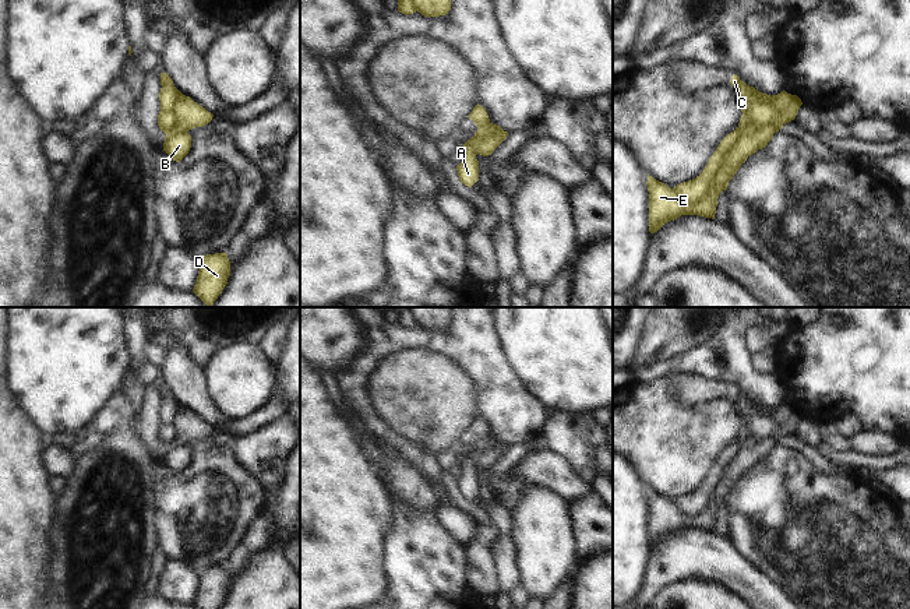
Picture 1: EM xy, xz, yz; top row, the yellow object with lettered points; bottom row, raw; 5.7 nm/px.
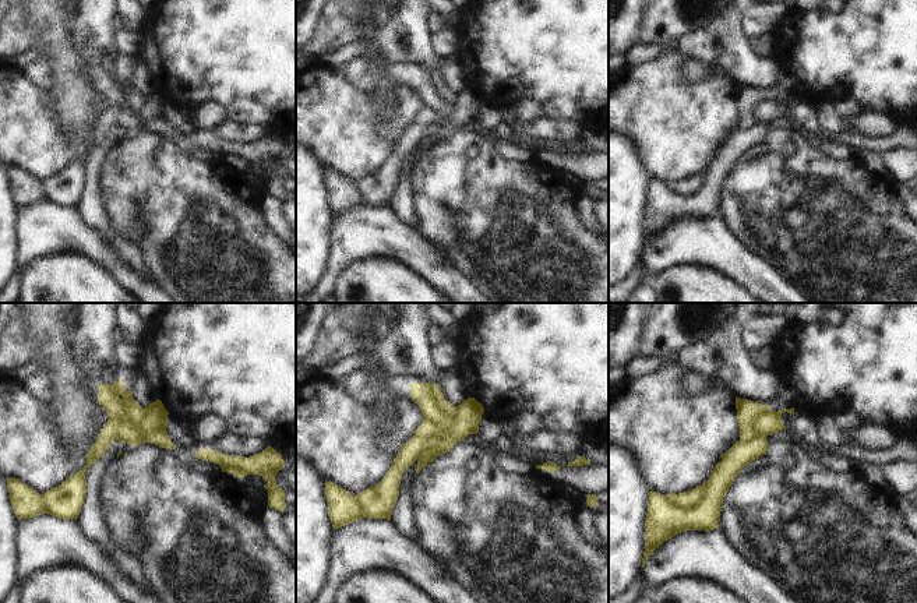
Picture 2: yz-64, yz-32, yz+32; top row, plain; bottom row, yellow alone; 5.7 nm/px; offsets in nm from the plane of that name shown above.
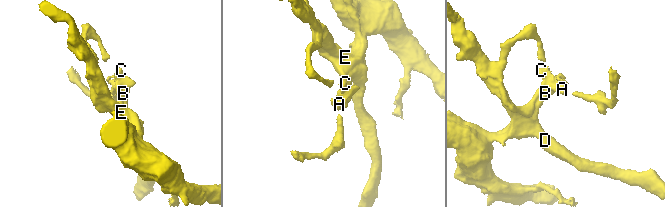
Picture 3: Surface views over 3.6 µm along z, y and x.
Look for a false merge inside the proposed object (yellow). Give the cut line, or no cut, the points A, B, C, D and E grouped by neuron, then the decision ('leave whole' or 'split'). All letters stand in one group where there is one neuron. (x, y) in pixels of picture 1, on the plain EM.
cut in yz along (775, 444), (743, 446), (695, 516), (672, 502); A C / B D E; split

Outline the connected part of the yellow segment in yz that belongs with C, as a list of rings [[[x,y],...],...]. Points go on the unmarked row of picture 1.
[[[736,387],[731,388],[730,397],[736,401],[741,416],[743,427],[738,440],[720,454],[699,489],[673,501],[684,515],[696,517],[705,511],[715,494],[717,480],[723,476],[727,465],[743,446],[752,447],[762,440],[770,440],[777,446],[786,436],[796,432],[803,418],[797,408],[787,406],[786,404],[772,409],[759,405],[741,394]]]

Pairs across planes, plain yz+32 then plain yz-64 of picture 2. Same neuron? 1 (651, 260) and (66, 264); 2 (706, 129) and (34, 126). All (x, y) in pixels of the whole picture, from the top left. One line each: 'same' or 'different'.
1: different
2: same

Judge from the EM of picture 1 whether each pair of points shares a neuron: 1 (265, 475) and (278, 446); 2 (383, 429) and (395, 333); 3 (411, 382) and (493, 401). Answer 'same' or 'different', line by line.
1: same
2: same
3: different

